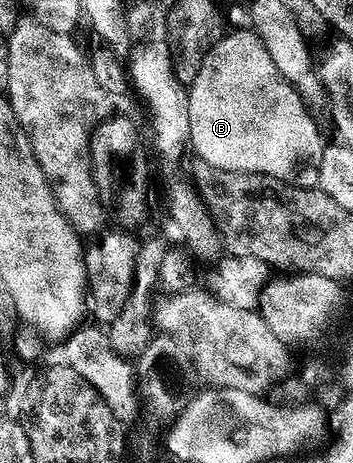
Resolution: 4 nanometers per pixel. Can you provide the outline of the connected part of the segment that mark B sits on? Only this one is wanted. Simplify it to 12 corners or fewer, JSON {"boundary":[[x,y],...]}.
{"boundary":[[254,30],[223,36],[188,91],[201,161],[317,179],[315,117]]}

